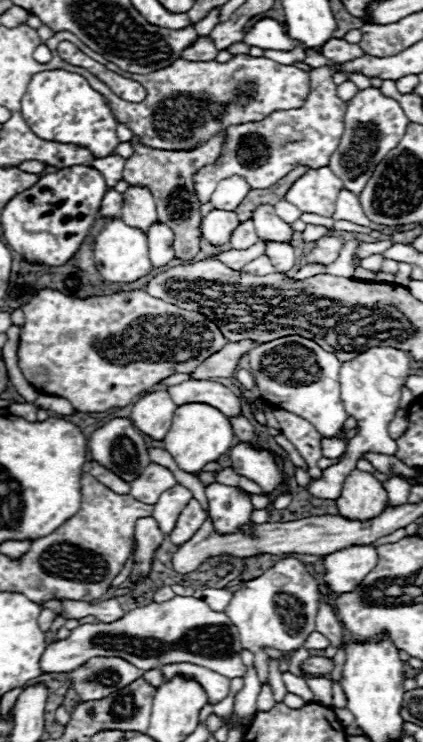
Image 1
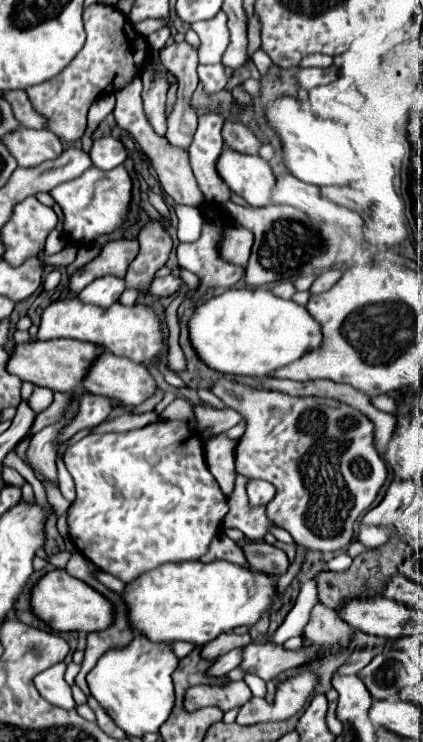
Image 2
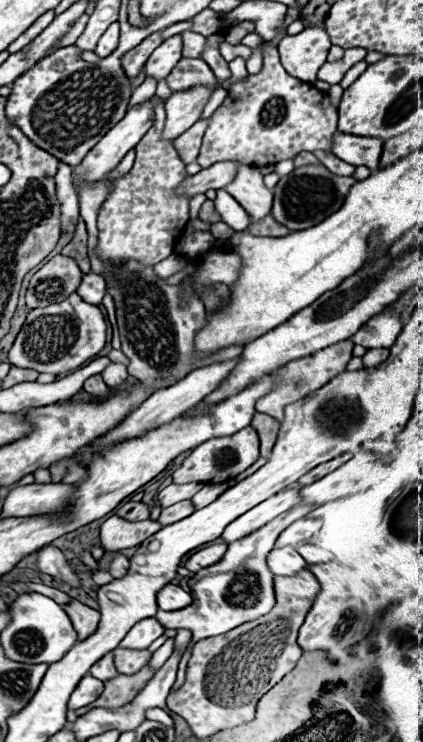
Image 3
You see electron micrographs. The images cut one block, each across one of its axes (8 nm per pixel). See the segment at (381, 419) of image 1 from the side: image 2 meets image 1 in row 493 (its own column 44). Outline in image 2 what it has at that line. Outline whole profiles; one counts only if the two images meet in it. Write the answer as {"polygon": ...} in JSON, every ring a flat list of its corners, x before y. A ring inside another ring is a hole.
{"polygon":[[76,296,62,298,62,300,52,302,42,312,42,322,40,322,40,330,38,330,36,338,38,340,72,338,72,340,92,342,92,344,106,348,108,352,112,352,116,356,126,356,140,364,152,364,162,372,162,376,166,378,168,384,172,384,176,388,184,386,182,378,178,374,174,374,166,364,162,364,162,354,166,350,162,324,160,324,160,318,154,312,154,308,146,306,146,304,124,306,122,302,114,302,110,308,98,308,94,304,82,304]]}

